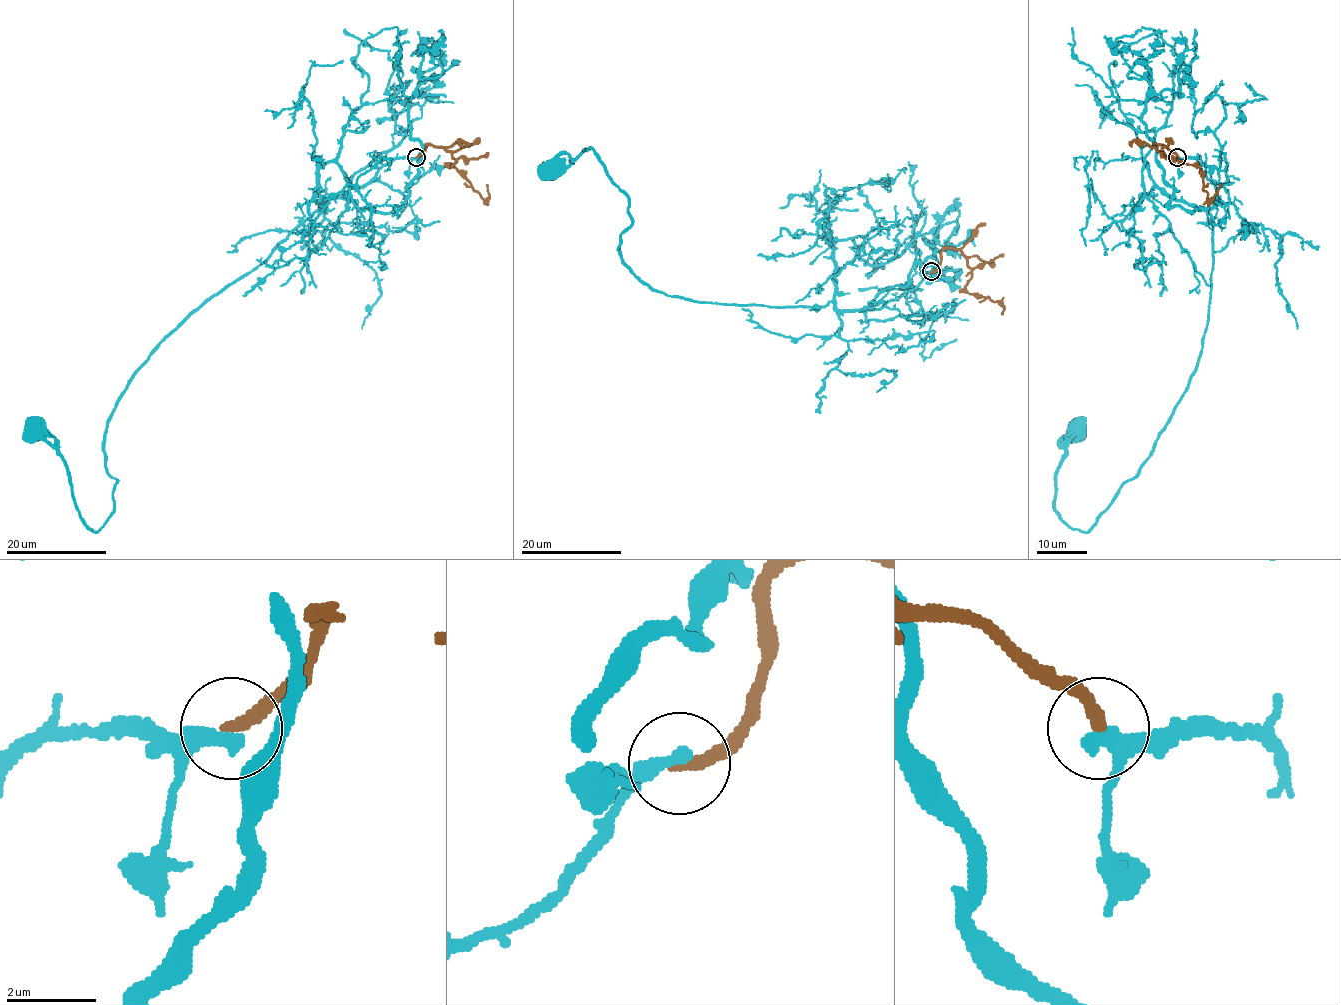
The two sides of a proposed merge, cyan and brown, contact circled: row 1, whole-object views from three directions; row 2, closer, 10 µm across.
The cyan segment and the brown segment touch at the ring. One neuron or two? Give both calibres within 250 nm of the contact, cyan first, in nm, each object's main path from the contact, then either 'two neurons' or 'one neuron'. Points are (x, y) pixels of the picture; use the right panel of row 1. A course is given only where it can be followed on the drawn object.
360/320 nm | cyan via (1177, 158), (1195, 158), (1216, 186), (1203, 343), (1152, 455), (1087, 531), (1054, 506), (1059, 445), (1077, 430) | brown via (1177, 158), (1163, 145), (1154, 145), (1168, 158), (1196, 164), (1208, 199), (1220, 184) | two neurons

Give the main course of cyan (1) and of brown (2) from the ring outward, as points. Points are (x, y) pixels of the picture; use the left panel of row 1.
1: (416, 158), (328, 198), (160, 343), (107, 423), (114, 511), (97, 531), (80, 517), (64, 457), (33, 430)
2: (416, 158), (426, 145), (442, 146), (456, 160), (450, 164), (484, 199), (489, 195), (486, 184)

